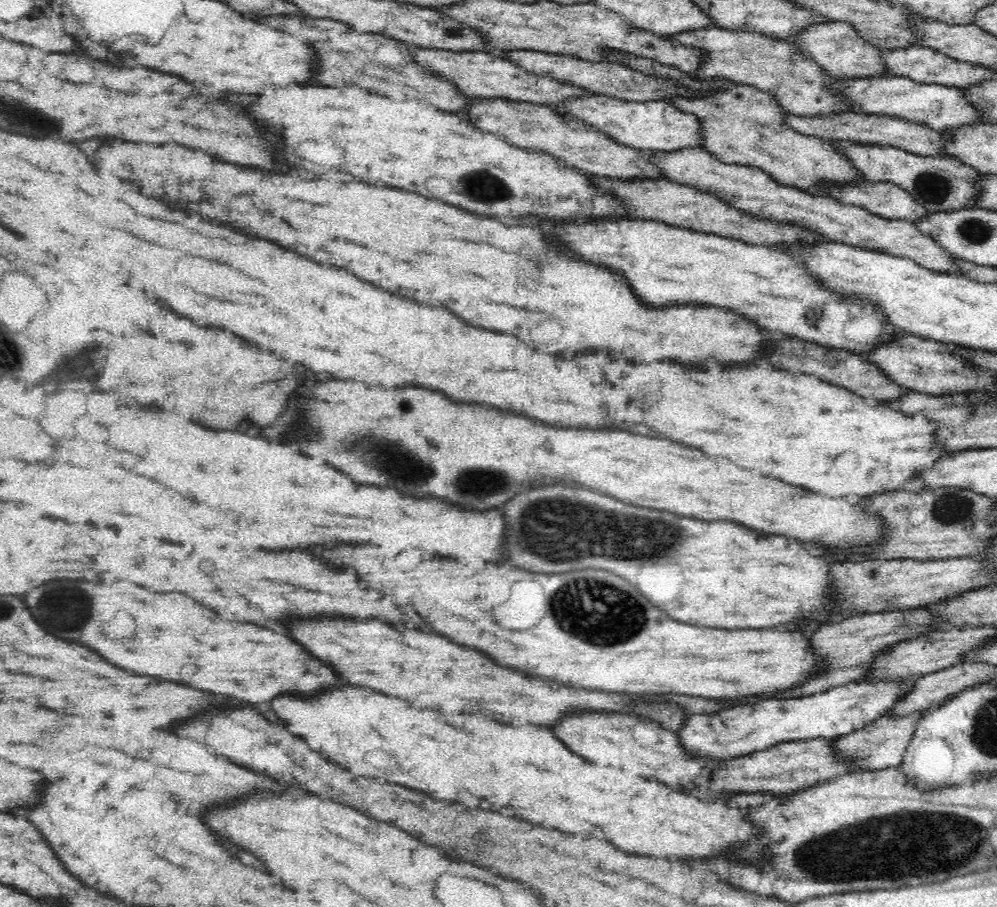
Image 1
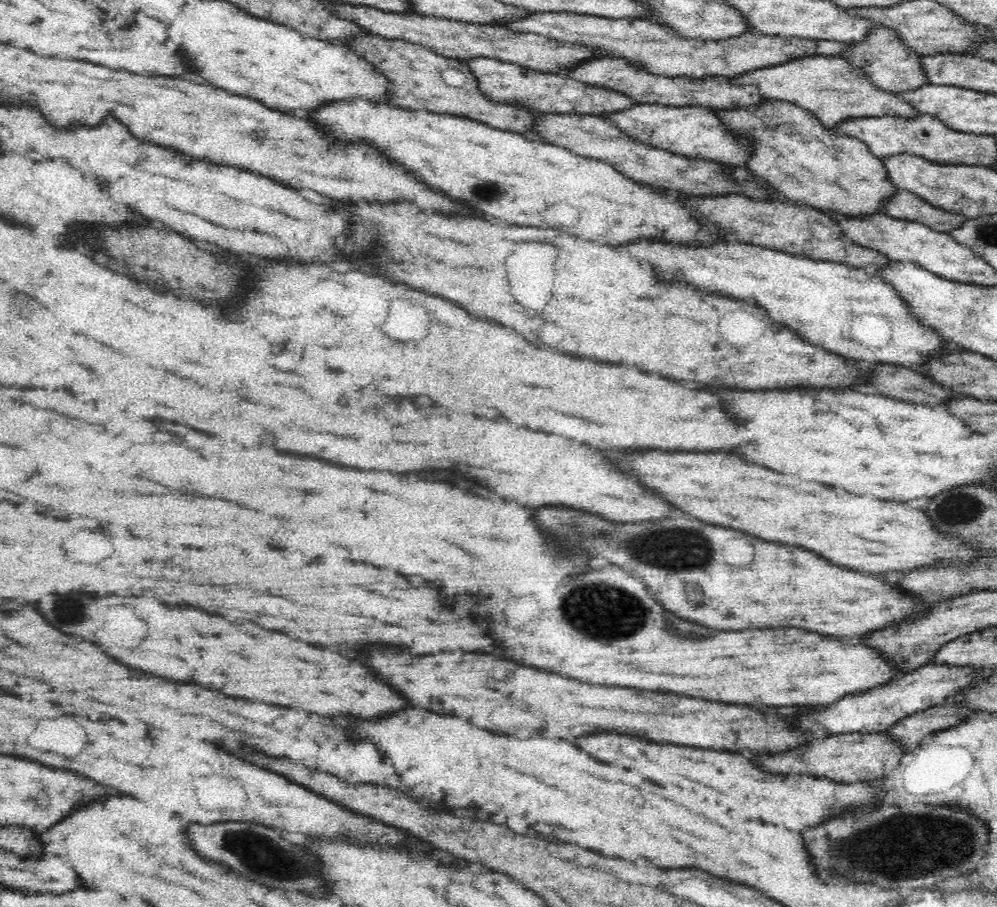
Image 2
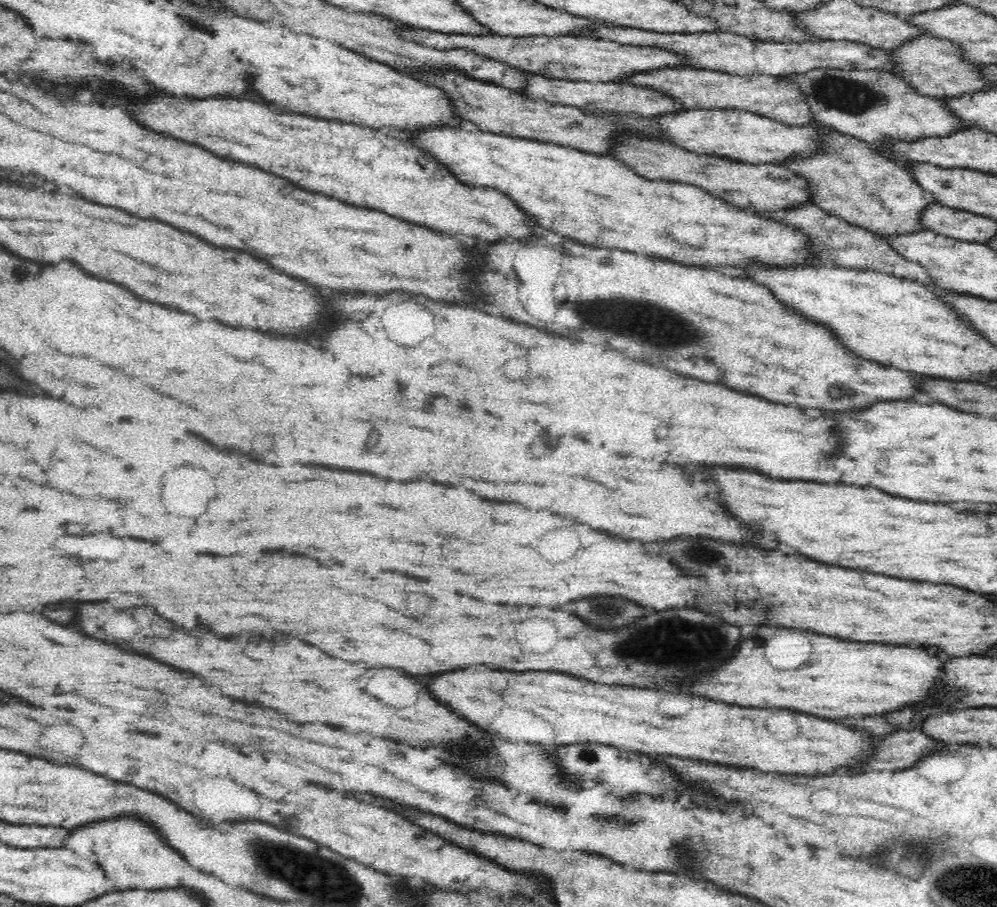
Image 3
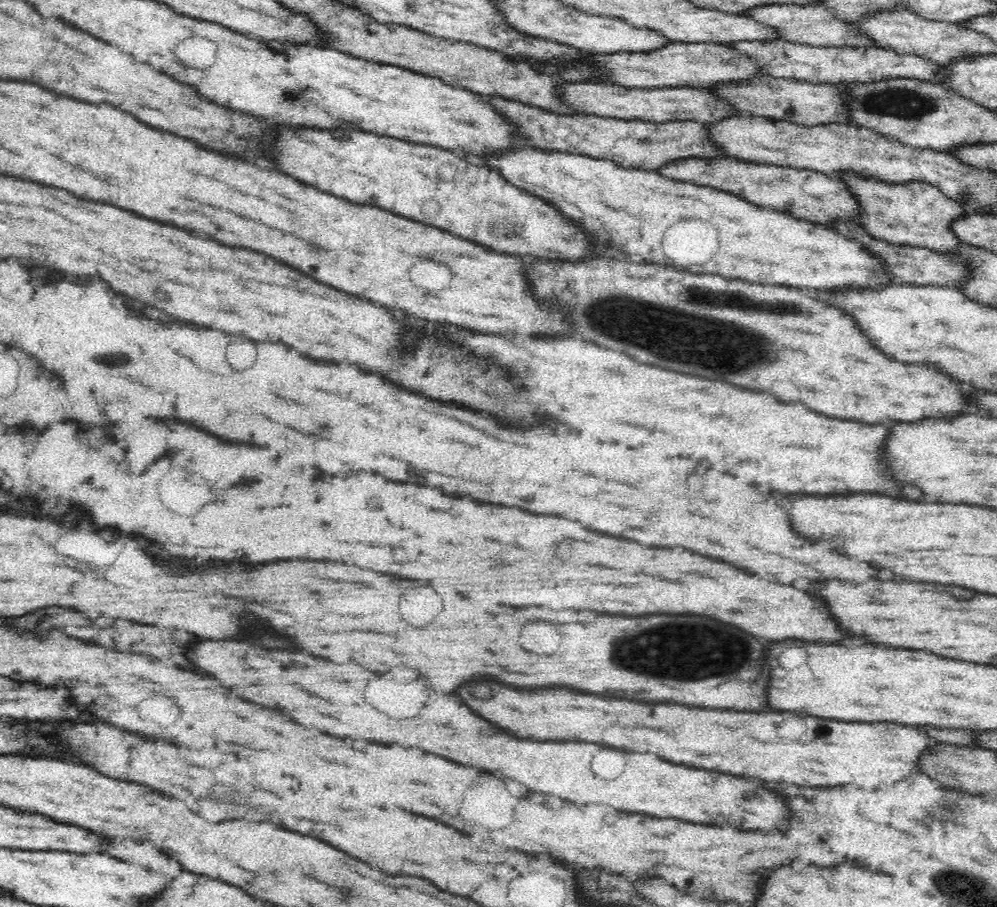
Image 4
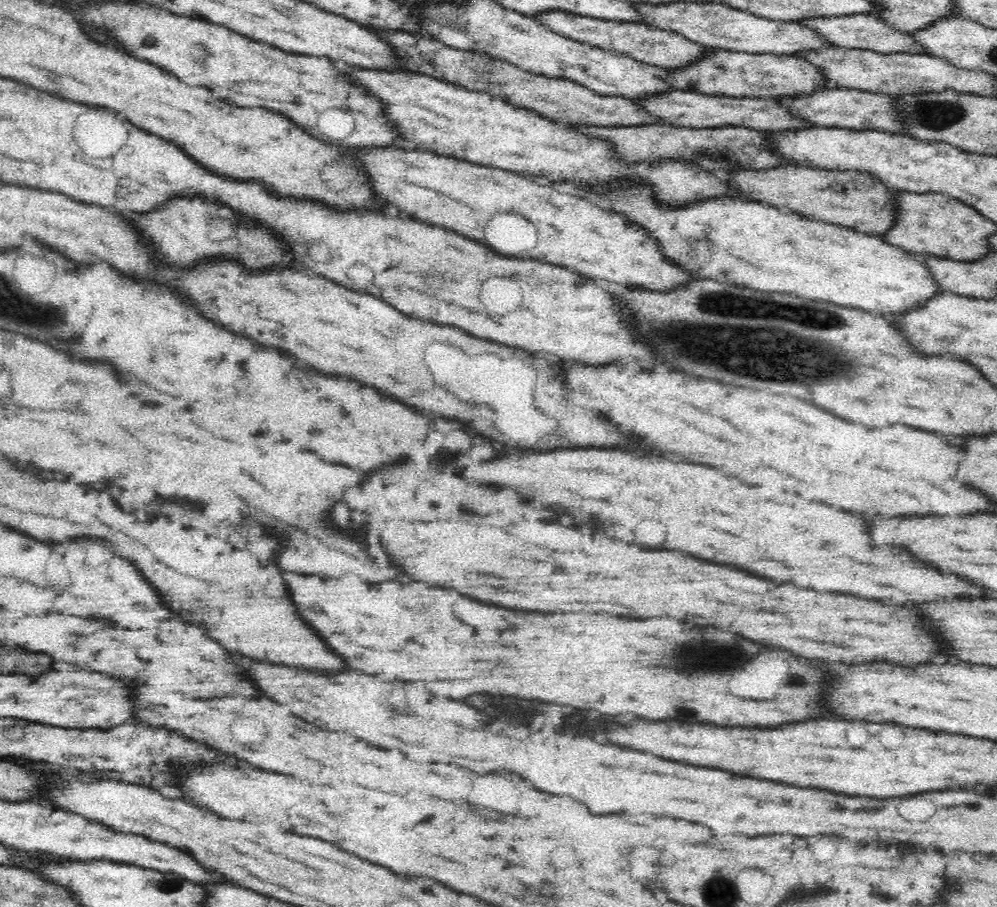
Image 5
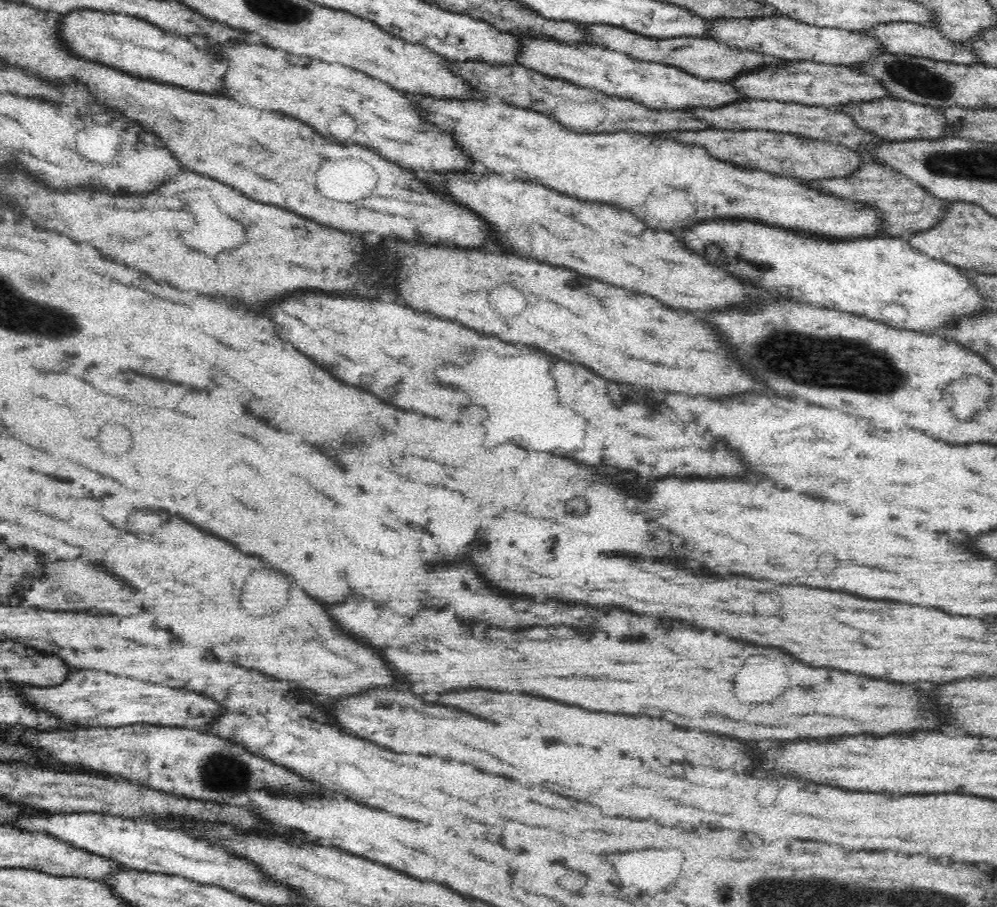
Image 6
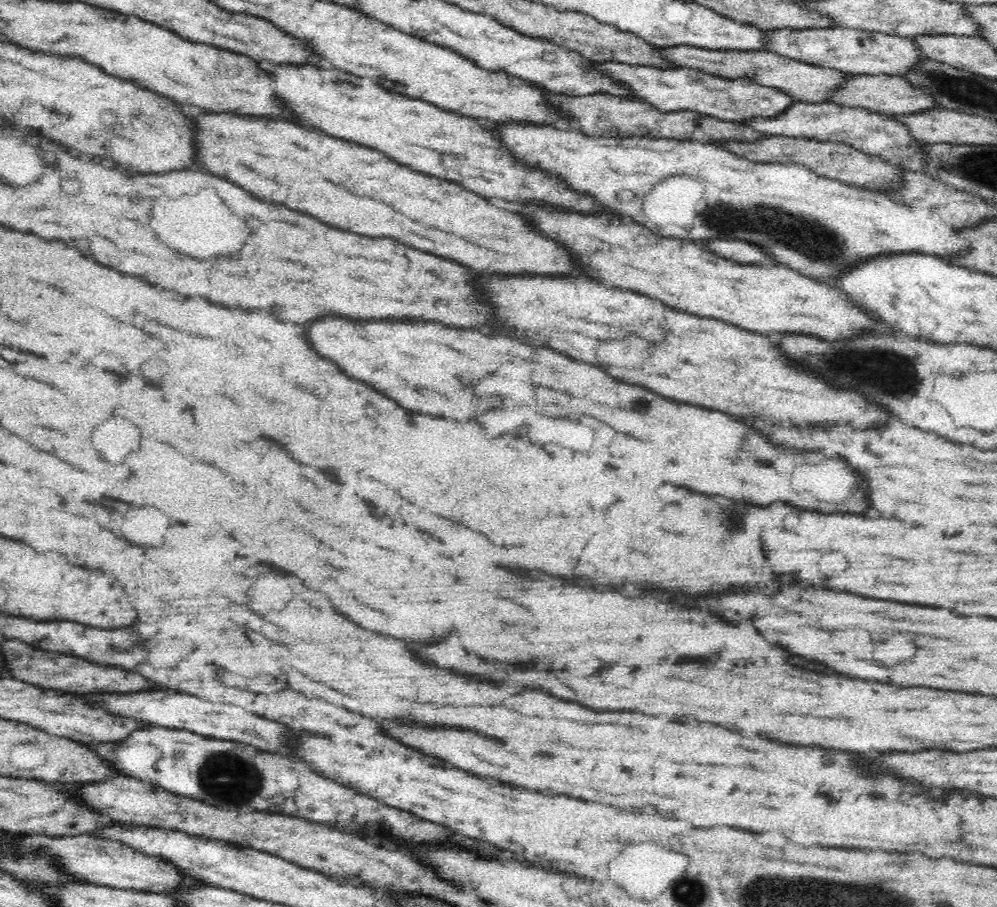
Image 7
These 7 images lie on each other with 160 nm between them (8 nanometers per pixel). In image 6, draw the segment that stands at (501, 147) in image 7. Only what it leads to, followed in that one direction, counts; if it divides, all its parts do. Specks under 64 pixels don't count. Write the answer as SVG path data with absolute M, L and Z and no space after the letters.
M264 43L202 44L232 58L232 74L226 76L226 86L232 90L232 98L240 104L284 112L286 116L306 122L324 136L330 134L328 126L332 120L338 116L350 116L358 124L356 136L362 136L362 140L358 138L352 143L379 151L384 158L413 172L425 170L437 174L471 174L490 171L466 153L456 139L456 131L428 121L425 110L422 111L411 96L394 90L373 76Z

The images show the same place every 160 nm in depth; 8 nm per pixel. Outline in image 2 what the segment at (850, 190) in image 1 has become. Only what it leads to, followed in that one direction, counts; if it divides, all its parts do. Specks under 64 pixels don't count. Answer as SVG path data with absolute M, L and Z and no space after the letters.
M900 190L892 200L886 202L886 213L897 219L918 222L933 228L934 231L949 234L962 229L969 218L956 211L936 207L908 190Z

